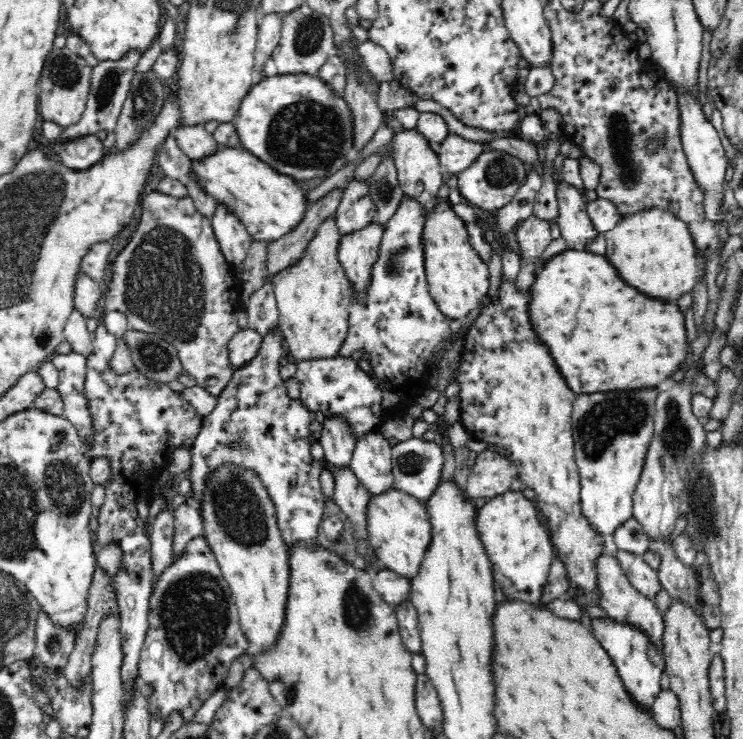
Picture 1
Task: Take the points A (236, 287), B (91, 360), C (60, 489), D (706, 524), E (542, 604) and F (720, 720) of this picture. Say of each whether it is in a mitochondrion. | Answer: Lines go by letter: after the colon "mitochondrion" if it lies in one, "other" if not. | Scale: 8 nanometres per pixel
A: other
B: other
C: mitochondrion
D: mitochondrion
E: other
F: other

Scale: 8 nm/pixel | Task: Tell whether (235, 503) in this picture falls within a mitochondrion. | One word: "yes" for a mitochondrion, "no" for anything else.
yes

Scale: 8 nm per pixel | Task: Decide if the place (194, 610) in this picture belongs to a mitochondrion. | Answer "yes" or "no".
yes

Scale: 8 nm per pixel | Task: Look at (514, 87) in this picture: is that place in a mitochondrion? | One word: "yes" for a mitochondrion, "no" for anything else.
no

